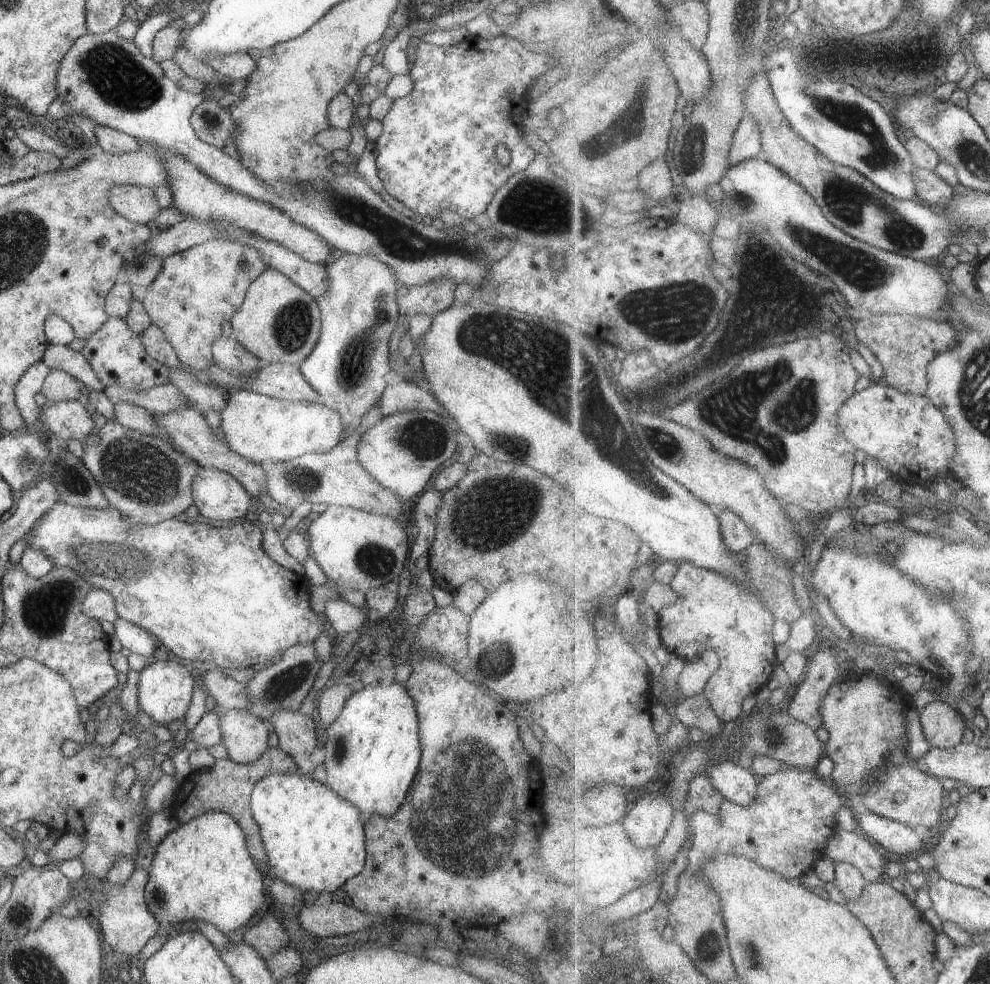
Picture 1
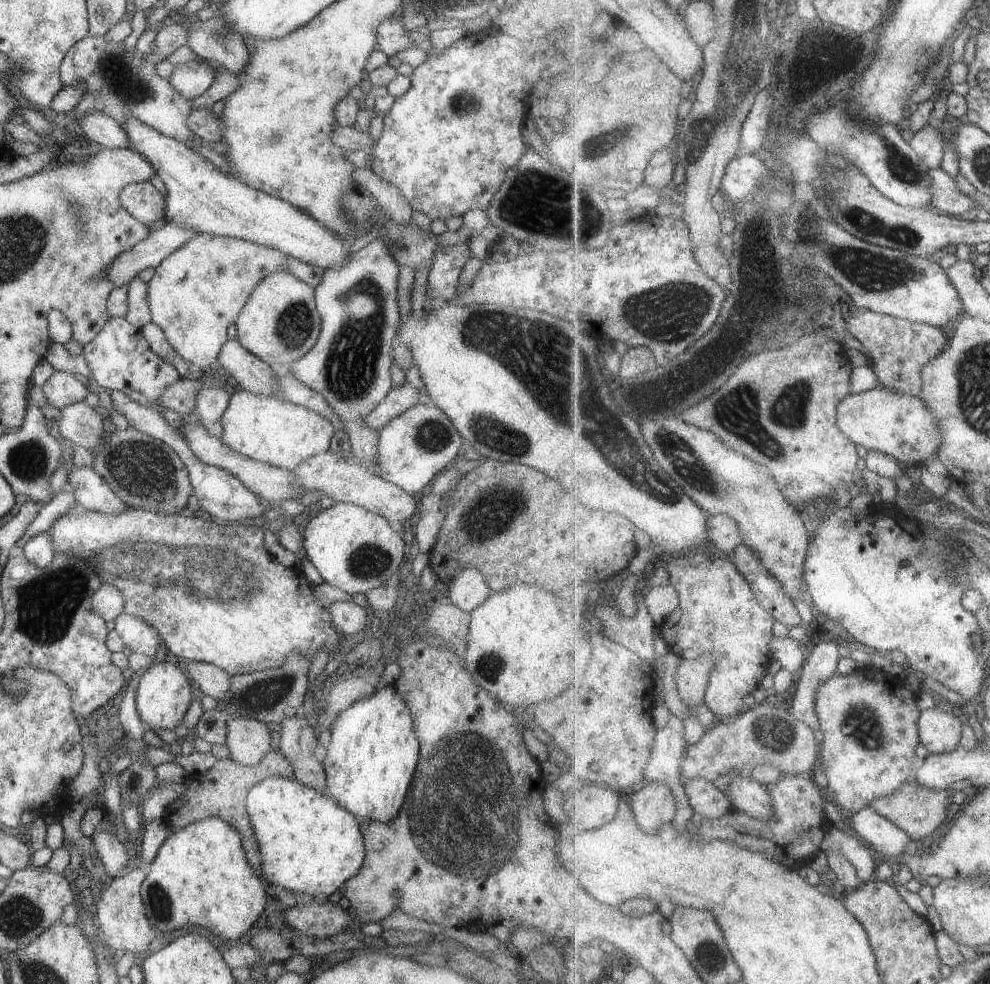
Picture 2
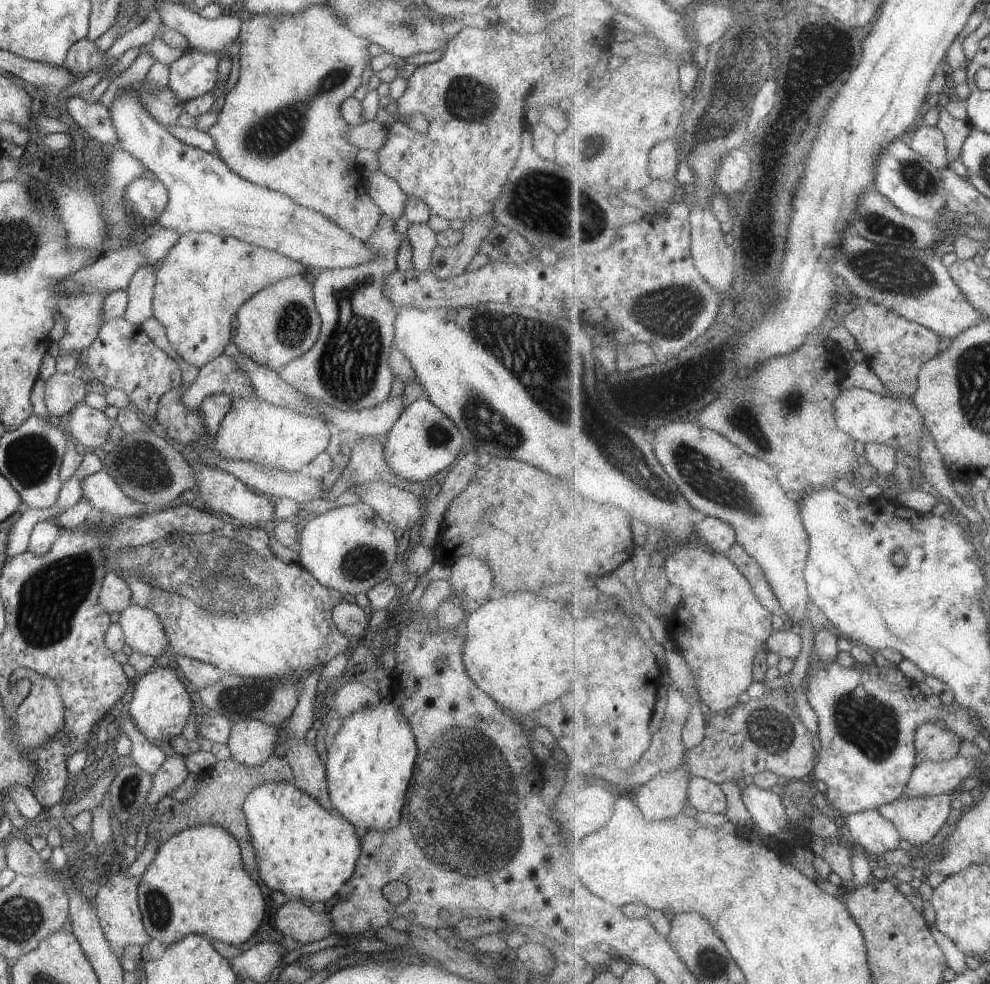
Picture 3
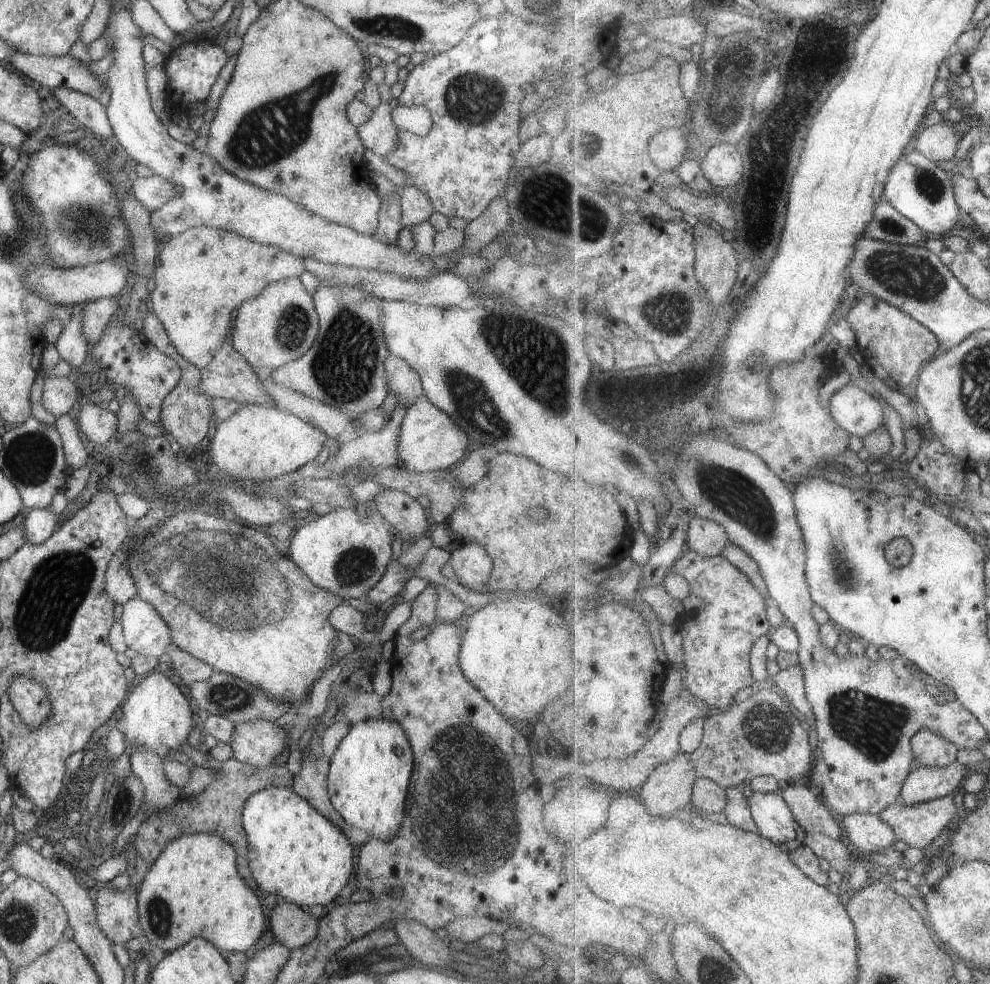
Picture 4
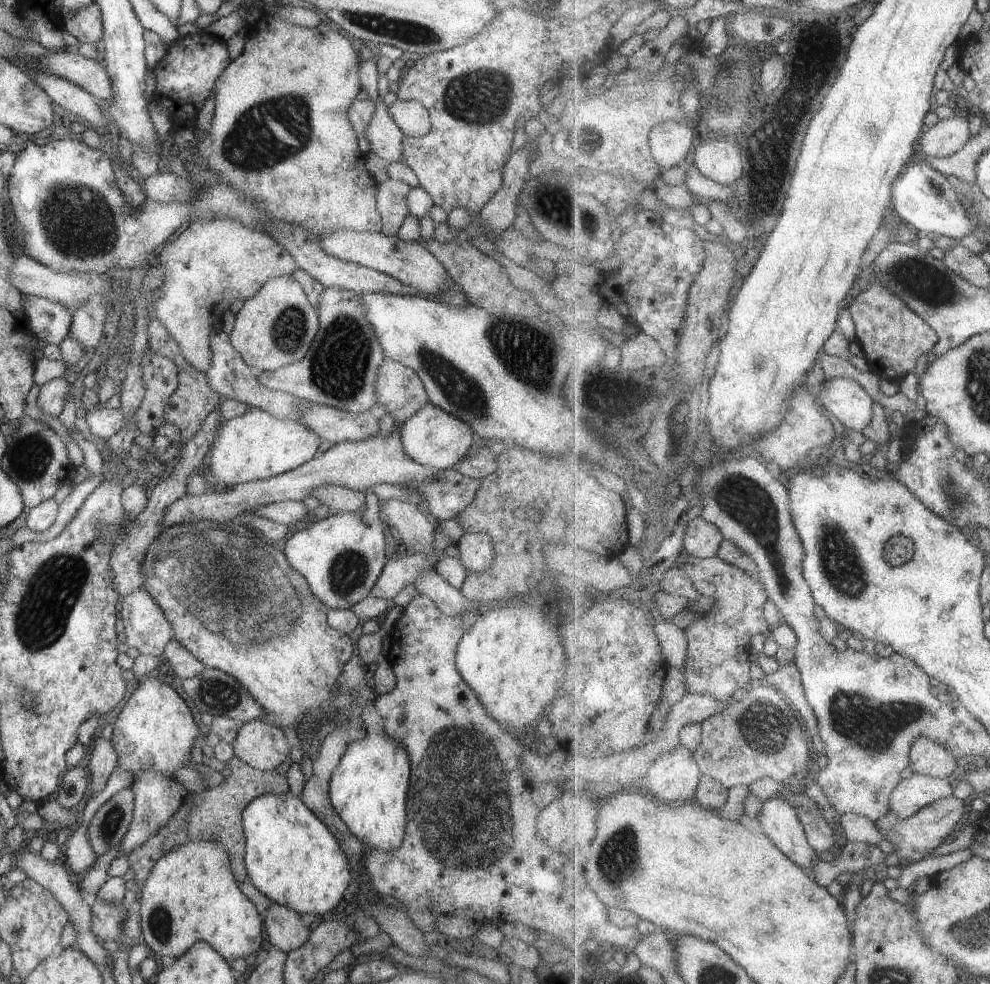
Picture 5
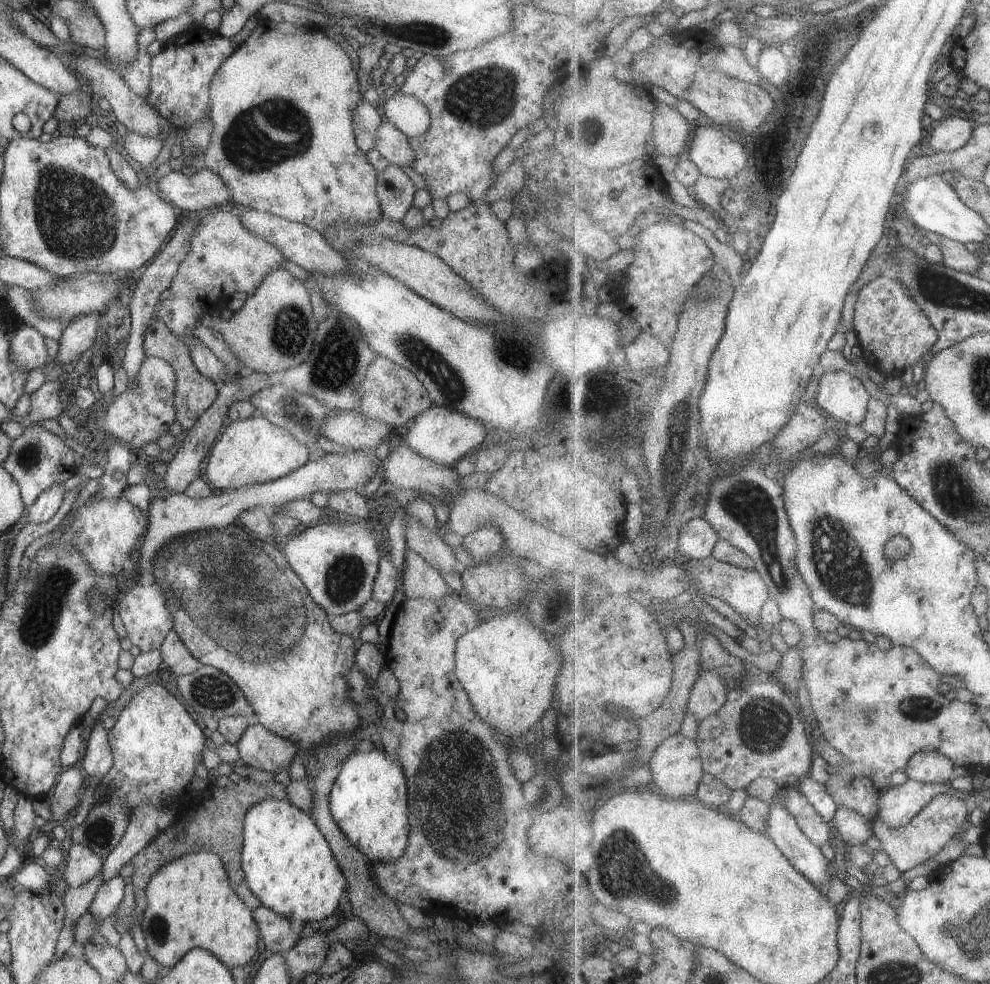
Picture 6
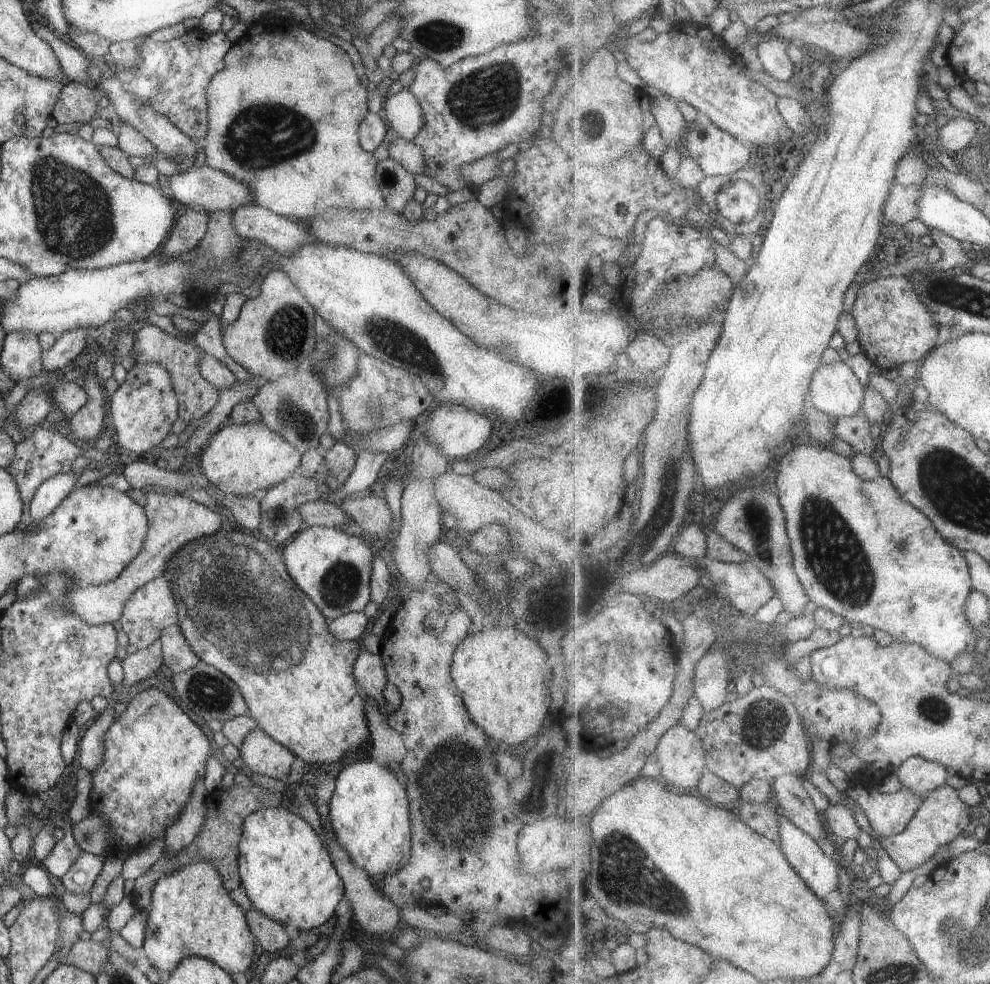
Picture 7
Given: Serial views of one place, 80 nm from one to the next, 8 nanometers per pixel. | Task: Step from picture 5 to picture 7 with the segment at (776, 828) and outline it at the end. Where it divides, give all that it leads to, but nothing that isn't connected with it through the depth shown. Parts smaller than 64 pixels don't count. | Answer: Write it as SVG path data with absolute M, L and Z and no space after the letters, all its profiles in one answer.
M779 814L780 847L785 857L813 892L825 898L839 888L839 866L819 848L811 835L801 831L787 816Z

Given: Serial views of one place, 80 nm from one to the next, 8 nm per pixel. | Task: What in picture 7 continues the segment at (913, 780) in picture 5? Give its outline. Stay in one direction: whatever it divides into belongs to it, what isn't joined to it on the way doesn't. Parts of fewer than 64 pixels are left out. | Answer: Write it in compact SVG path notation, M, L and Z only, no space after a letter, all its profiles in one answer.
M853 782L845 792L864 811L872 827L871 837L875 844L879 843L881 836L897 836L905 832L925 799L909 788L888 794L867 790L857 782Z

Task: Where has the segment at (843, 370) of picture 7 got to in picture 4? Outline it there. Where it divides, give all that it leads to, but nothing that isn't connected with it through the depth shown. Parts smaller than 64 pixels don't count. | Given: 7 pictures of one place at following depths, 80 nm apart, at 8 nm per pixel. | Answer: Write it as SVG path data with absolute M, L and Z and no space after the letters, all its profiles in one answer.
M847 383L834 393L829 401L834 420L846 432L864 440L873 432L886 429L884 404L877 398Z

